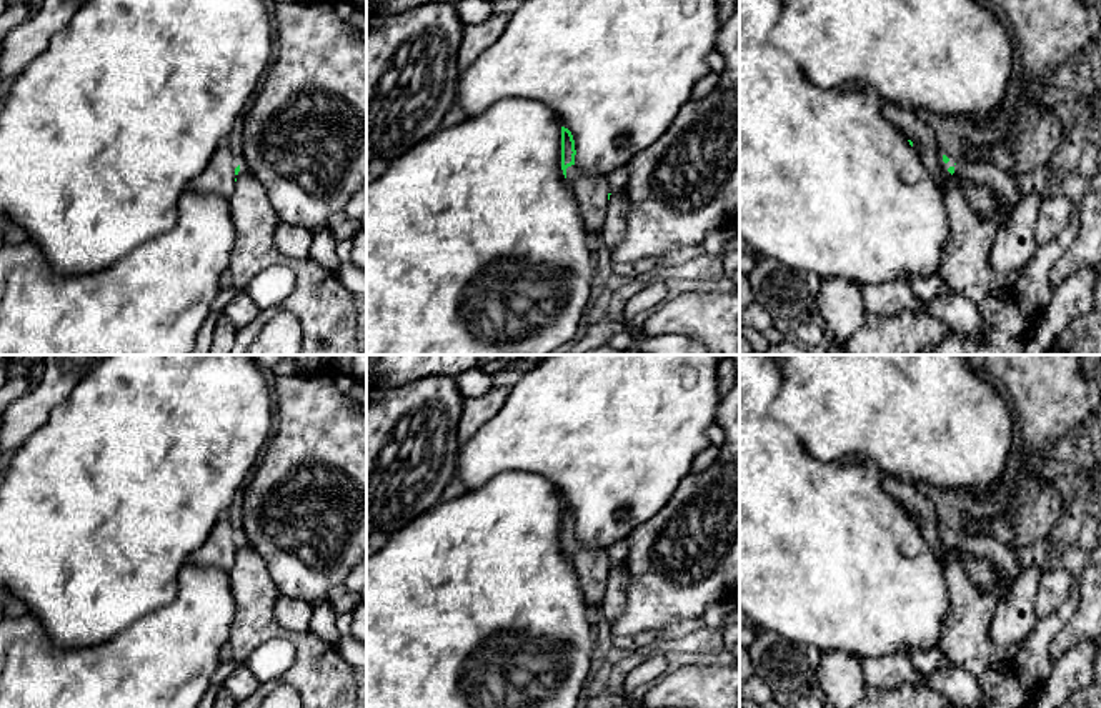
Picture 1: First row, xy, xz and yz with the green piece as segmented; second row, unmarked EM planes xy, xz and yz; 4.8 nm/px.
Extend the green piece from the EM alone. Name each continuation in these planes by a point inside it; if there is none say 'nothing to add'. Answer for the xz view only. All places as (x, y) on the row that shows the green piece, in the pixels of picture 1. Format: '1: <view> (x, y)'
1: xz (590, 190)

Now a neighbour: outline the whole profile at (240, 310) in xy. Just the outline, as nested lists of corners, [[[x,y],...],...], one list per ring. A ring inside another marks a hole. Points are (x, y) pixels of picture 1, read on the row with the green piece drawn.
[[[237,292],[225,307],[223,317],[227,317],[237,330],[242,330],[257,318],[258,312],[260,308],[245,292]]]

